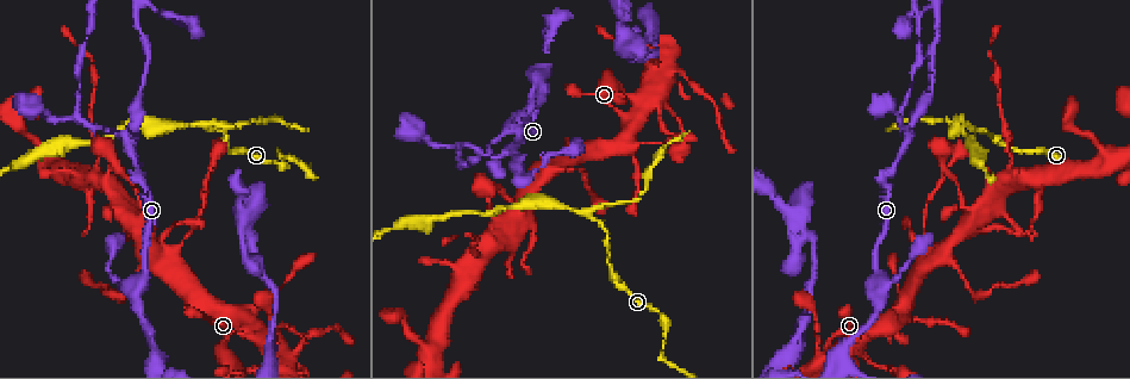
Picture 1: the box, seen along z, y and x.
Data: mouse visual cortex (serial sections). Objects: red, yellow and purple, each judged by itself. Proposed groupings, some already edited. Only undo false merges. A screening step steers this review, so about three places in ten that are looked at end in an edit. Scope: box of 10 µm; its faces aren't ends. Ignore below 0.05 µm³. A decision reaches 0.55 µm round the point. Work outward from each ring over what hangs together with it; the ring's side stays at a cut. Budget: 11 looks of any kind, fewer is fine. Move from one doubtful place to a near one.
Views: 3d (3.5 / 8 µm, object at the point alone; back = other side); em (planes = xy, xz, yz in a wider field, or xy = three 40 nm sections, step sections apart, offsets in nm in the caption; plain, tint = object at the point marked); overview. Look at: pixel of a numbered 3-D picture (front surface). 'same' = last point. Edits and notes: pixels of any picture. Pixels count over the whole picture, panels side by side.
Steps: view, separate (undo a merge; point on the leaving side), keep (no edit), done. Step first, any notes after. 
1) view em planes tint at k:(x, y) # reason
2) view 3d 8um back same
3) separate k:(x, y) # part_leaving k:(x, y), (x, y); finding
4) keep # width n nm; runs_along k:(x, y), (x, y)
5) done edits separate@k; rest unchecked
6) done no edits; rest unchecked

view 3d 8um at 1:(970, 126) # sharp bend

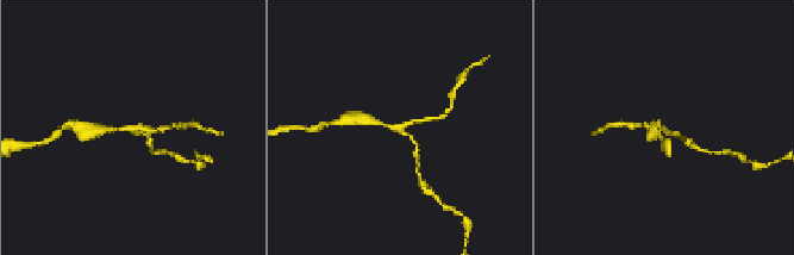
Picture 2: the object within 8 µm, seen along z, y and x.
view em xy step 1 tint same # arms 3; arm_widths 150, 150, 200 nm

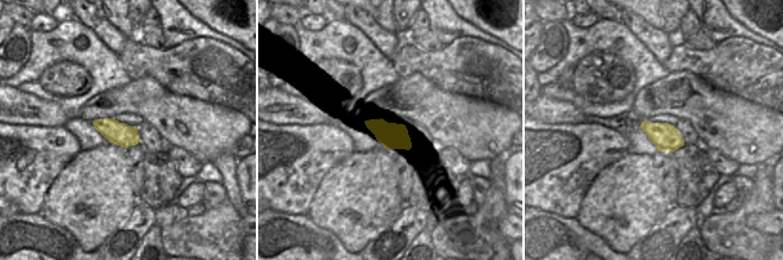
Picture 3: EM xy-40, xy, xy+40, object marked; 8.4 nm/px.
separate 2:(369, 120) # part_leaving 2:(395, 128), (367, 117), (345, 120); a second cell is stuck on

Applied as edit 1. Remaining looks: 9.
view overview

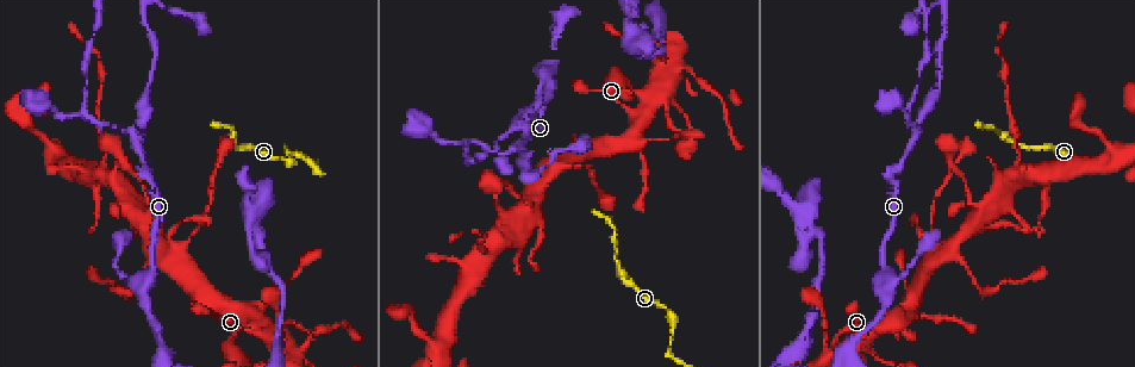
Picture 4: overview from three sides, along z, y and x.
view 3d 3.5um at 4:(135, 137) # three-way junction

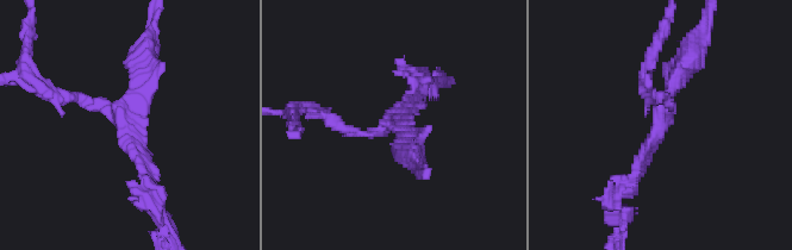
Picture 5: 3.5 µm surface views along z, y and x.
view em xy step 3 tint at 5:(124, 119) # arms 3; arm_widths 150, 150, 250 nm; shape alone is not enough

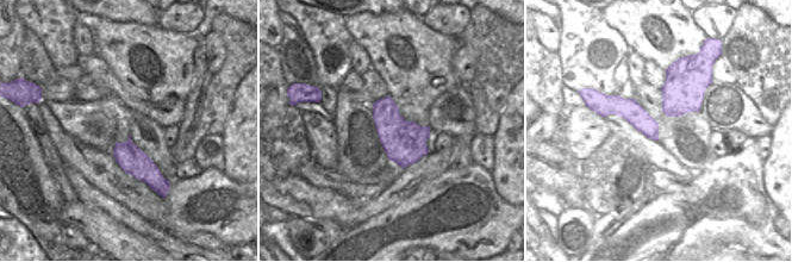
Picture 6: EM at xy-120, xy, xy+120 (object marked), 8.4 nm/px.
keep # runs_along 6:(604, 103), (628, 108), (655, 137); continuous, no second cell

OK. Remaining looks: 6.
view em xy step 1 tint at 4:(268, 330) # arms run side by side

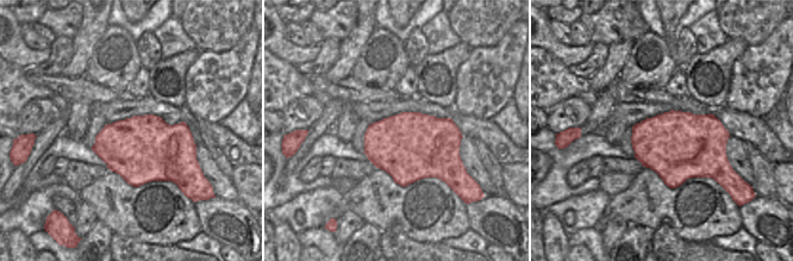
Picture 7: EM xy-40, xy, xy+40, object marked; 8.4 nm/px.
view 3d 3.5um same

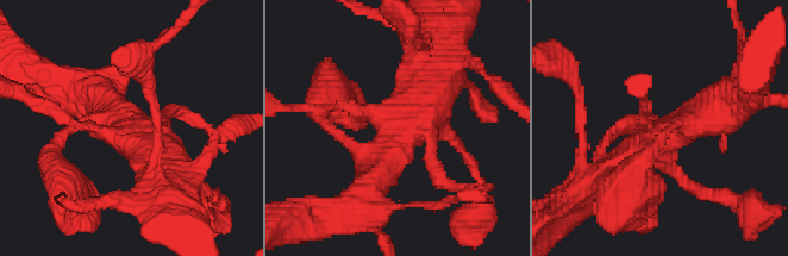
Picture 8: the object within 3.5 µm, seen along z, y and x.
keep # width 600 nm; runs_along 8:(325, 108), (395, 130), (369, 193); all the same cell

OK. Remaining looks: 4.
view 3d 3.5um at 4:(164, 349) # three-way junction

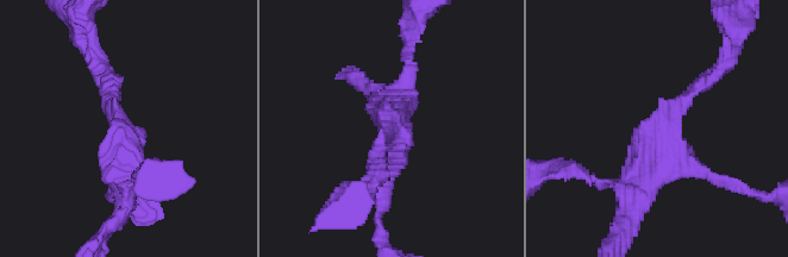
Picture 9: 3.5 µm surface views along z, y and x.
view em xy step 3 tint at 9:(121, 131) # arms 3; arm_widths 200, 200, 400 nm

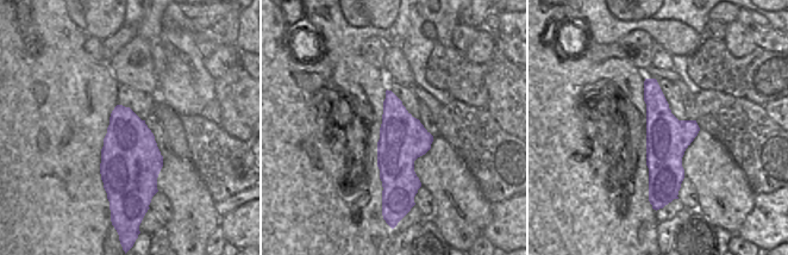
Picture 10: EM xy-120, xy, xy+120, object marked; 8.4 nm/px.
keep # runs_along 9:(714, 74), (624, 176); one cell here

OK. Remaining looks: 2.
done edits separate@2; rest unchecked

